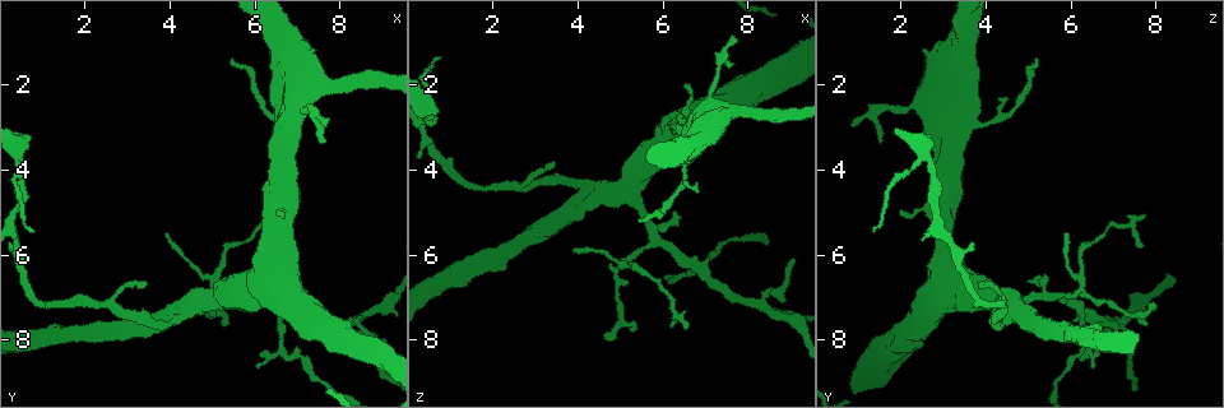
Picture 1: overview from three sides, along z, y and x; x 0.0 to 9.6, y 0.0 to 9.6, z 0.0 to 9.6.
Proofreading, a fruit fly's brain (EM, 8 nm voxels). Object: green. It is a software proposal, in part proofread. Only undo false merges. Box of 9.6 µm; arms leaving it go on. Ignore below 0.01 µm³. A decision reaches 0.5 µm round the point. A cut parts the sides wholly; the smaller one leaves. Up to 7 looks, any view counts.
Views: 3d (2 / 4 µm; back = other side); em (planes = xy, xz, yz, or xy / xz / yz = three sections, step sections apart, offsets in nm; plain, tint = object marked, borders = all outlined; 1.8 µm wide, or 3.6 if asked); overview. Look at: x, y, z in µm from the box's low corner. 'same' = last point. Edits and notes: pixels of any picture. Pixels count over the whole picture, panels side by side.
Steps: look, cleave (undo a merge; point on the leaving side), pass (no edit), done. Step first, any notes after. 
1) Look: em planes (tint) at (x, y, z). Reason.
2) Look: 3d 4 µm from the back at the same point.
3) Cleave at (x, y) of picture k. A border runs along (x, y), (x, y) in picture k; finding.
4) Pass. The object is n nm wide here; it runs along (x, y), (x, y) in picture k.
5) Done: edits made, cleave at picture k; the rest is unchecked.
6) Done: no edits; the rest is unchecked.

Look: em 3.6 µm xz step 8 (tint) at (4.35, 7.35, 4.60). Two arms in line, one across.

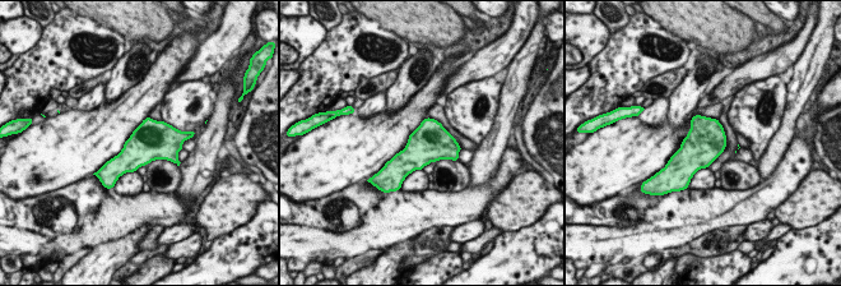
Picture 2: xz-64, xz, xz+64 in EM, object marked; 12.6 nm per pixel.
Pass. The object is 480 nm wide here; continuous, no second neuron.

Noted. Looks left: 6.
Look: 3d 4 µm at (5.85, 7.00, 5.65). Sharp bend.

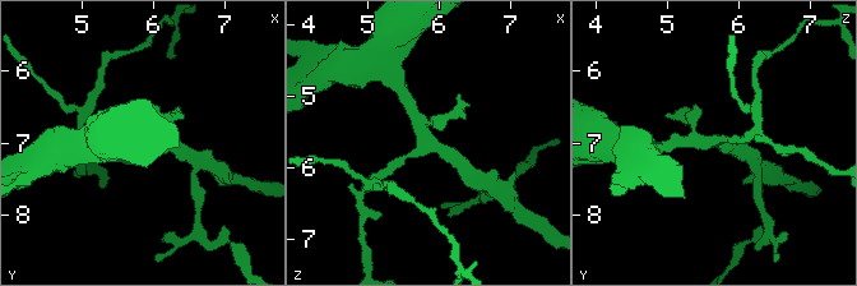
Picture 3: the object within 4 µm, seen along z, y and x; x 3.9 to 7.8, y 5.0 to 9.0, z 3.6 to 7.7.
Look: em planes (borders) at (5.85, 6.95, 5.60).

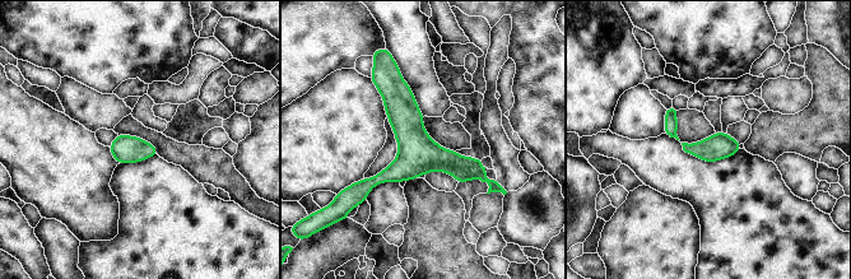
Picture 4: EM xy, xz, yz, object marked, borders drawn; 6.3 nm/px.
Pass. It runs along (396, 71), (408, 128), (483, 177) in picture 4; continuous, no second neuron.

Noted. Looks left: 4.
Look: em 3.6 µm yz step 8 (borders) at (6.55, 2.95, 3.50). Arms run side by side.

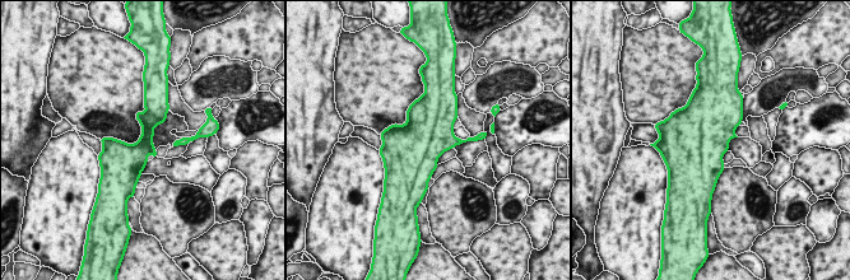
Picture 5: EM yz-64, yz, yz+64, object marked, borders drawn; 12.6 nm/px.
Pass. One neuron here.

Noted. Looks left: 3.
Done: no edits; the rest is unchecked.

